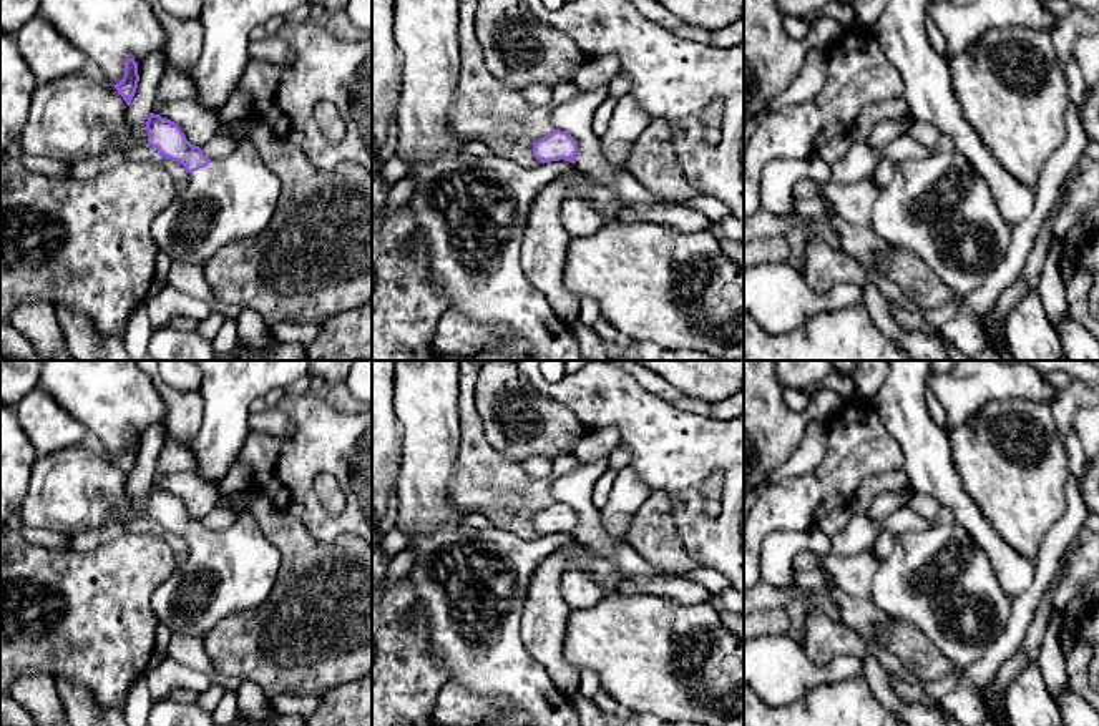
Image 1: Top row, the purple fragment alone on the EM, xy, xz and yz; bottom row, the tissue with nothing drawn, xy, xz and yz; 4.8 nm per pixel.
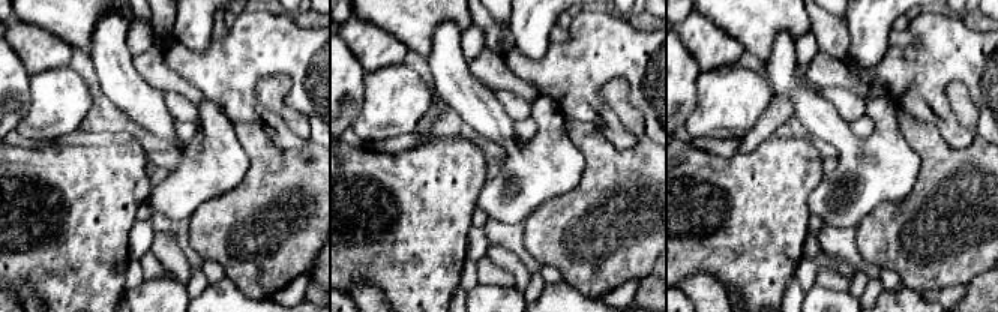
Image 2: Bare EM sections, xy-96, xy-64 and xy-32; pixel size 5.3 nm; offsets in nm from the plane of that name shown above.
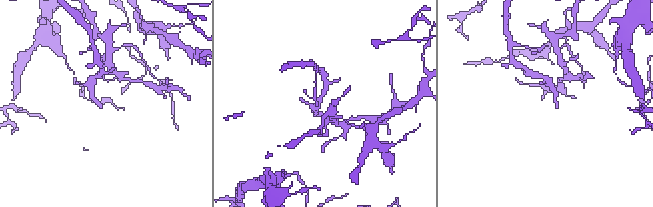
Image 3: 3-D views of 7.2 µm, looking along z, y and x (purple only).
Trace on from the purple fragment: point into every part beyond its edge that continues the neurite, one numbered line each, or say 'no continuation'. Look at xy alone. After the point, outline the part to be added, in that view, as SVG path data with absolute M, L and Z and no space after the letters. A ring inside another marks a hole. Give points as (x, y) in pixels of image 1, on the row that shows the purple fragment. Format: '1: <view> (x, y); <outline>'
1: xy (233, 198); M244 120L227 125L232 128L234 151L189 173L184 191L176 194L153 221L154 243L171 261L206 264L231 241L257 236L276 211L282 183L259 158L249 138L244 136Z

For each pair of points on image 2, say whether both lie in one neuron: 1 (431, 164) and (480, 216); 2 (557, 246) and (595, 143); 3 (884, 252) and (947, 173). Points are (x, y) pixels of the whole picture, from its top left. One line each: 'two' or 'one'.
1: two
2: one
3: one

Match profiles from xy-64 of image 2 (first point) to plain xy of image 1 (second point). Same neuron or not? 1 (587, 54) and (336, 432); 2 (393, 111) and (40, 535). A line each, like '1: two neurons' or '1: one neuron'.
1: one neuron
2: two neurons

